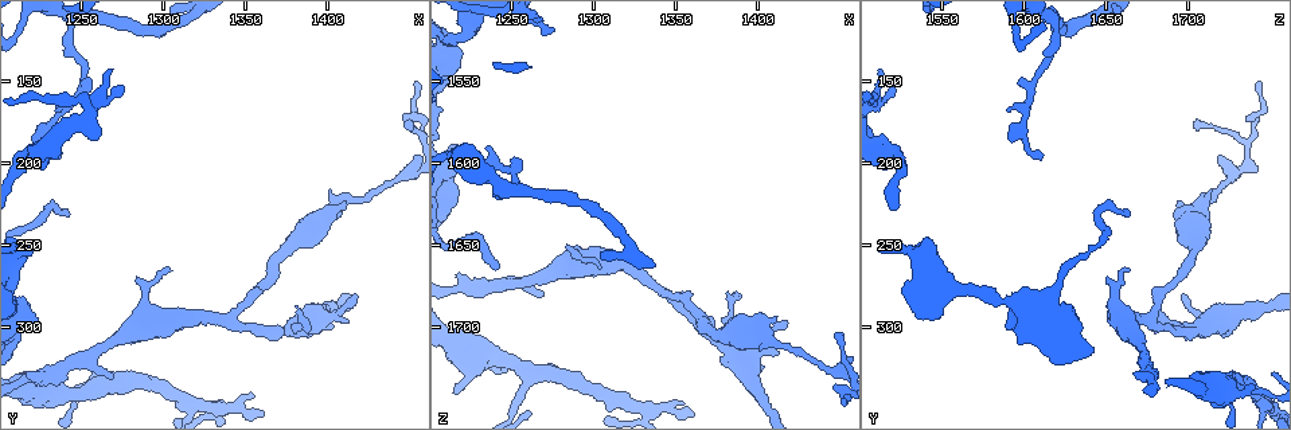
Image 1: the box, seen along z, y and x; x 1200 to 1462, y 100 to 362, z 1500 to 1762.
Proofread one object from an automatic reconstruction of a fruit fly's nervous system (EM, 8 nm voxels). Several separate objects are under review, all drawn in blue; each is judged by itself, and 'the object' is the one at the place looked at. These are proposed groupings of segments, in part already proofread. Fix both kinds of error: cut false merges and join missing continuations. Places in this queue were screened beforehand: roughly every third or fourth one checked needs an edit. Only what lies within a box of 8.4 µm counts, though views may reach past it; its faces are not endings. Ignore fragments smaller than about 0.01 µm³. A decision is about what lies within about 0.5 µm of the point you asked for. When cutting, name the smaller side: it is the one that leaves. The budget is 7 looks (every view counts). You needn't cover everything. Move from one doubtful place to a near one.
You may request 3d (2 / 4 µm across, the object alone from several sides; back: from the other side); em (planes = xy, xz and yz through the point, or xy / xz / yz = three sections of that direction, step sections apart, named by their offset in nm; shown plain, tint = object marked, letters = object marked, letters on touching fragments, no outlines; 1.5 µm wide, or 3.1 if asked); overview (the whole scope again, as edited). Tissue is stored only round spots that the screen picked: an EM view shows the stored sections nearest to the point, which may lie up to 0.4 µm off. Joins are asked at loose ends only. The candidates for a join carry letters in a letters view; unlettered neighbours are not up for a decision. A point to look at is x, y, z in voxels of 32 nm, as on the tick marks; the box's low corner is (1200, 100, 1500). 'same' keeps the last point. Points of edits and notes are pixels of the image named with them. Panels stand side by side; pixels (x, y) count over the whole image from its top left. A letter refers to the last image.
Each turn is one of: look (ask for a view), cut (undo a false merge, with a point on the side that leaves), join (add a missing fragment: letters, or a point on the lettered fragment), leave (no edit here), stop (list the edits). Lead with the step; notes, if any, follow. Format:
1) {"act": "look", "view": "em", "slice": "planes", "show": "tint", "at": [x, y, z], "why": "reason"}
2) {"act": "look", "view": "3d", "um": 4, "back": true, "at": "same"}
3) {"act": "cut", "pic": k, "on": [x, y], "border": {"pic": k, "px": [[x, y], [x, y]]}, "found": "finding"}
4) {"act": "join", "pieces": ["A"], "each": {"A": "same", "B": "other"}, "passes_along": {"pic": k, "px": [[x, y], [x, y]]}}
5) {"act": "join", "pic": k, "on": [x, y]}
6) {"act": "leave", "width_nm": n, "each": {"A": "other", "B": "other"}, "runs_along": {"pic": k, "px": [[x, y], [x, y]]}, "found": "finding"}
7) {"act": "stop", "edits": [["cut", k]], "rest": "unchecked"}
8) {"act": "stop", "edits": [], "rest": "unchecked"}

{"act": "look", "view": "3d", "um": 4, "at": [1372, 304, 1706]}

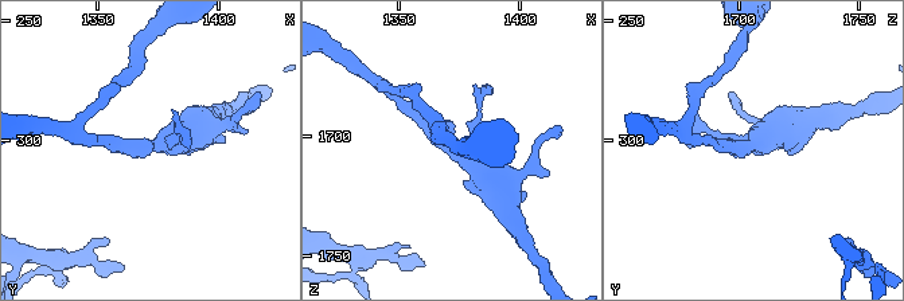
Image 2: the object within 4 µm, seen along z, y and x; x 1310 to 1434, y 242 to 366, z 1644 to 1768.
{"act": "look", "view": "em", "slice": "xy", "step": 4, "show": "letters", "at": [1373, 301, 1707], "why": "now the EM"}

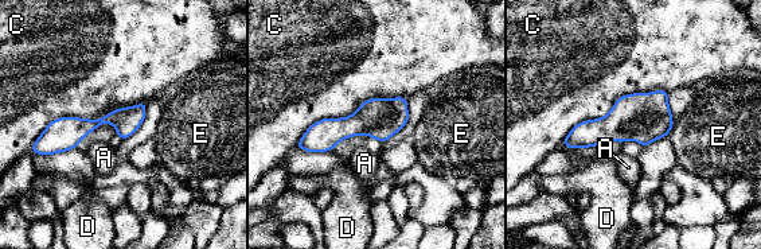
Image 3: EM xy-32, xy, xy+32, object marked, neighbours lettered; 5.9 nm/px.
{"act": "leave", "width_nm": 180, "each": {"A": "other", "C": "other", "D": "other", "E": "other"}, "runs_along": {"pic": 3, "px": [[141, 107], [35, 150]]}, "found": "all the same neuron"}

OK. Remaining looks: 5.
{"act": "look", "view": "3d", "um": 4, "at": [1236, 342, 1720], "why": "branch point"}

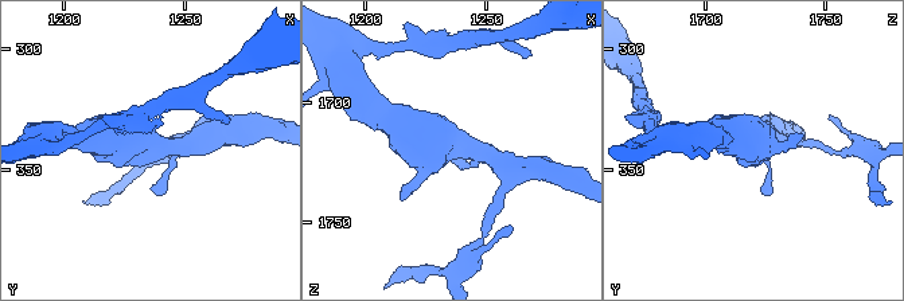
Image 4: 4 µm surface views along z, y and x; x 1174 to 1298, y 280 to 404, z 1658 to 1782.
{"act": "look", "view": "em", "slice": "yz", "step": 4, "show": "tint", "at": [1236, 343, 1721]}

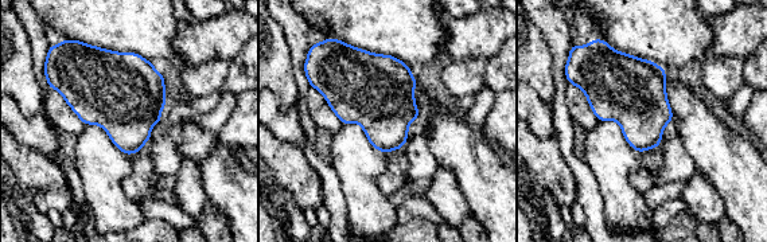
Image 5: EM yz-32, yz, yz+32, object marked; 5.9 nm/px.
{"act": "look", "view": "em", "slice": "planes", "show": "letters", "at": "same", "why": "cut it another way"}

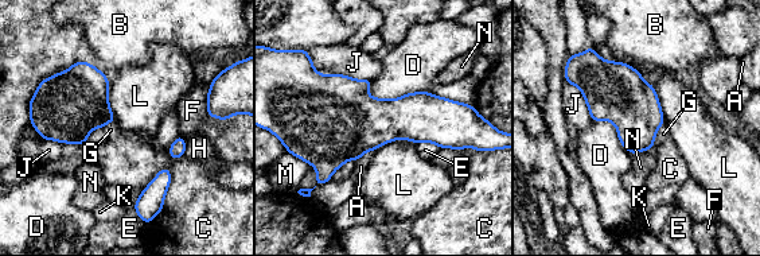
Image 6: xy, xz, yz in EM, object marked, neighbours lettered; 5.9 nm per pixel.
{"act": "leave", "each": {"A": "other", "B": "other", "C": "other", "D": "other", "E": "other", "F": "other", "G": "other", "H": "other", "J": "other", "K": "other", "L": "other", "M": "other", "N": "other"}, "border": {"pic": 6, "px": [[592, 47], [653, 86], [665, 123]]}, "found": "one neuron here"}

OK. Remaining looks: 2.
{"act": "look", "view": "3d", "um": 4, "at": [1234, 196, 1612], "why": "long arm stops here"}

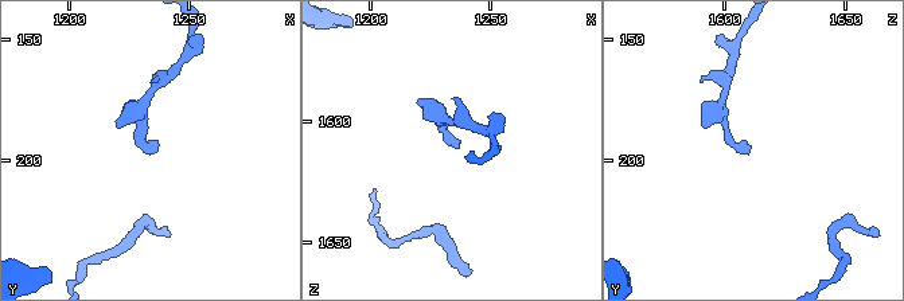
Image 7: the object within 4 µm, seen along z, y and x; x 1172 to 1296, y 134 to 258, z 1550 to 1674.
{"act": "look", "view": "em", "slice": "planes", "show": "letters", "at": [1235, 194, 1613]}

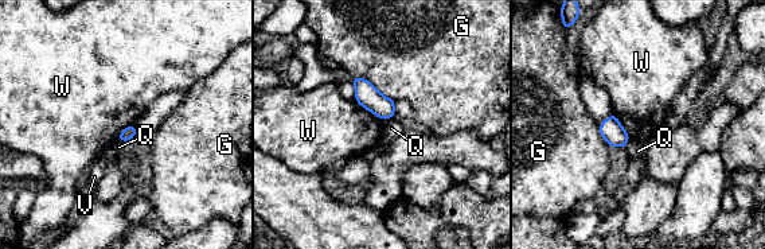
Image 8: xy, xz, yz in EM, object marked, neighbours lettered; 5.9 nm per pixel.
{"act": "leave", "each": {"G": "other", "Q": "other", "V": "other", "W": "other"}, "border": {"pic": 8, "px": [[354, 100], [382, 119]]}, "found": "no lettered fragment goes on from it"}

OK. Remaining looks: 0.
{"act": "stop", "edits": [], "rest": "unchecked"}

